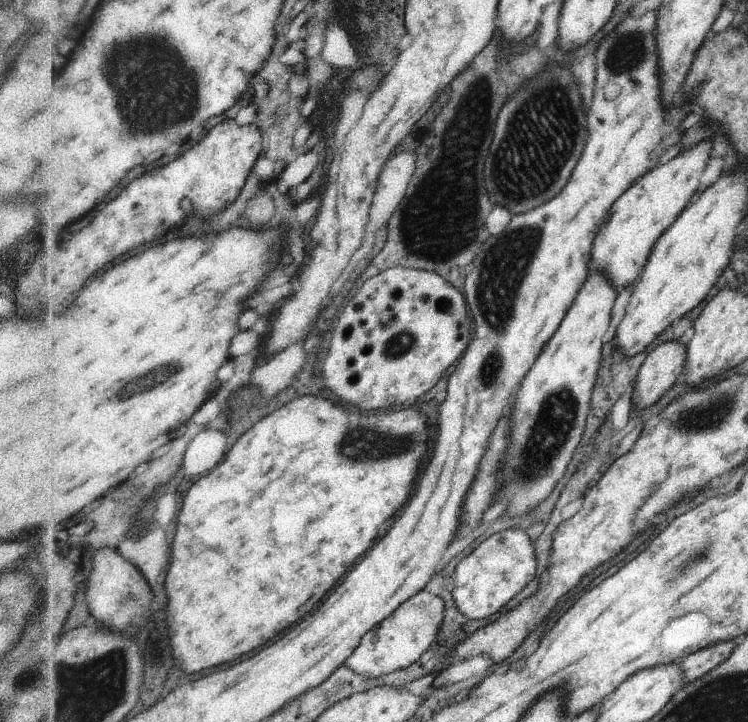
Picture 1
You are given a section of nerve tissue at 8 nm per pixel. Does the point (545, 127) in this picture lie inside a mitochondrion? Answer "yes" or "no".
yes

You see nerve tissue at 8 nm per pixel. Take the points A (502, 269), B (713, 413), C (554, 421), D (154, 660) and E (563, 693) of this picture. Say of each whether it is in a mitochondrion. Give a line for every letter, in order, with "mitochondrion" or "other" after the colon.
A: mitochondrion
B: mitochondrion
C: mitochondrion
D: other
E: other

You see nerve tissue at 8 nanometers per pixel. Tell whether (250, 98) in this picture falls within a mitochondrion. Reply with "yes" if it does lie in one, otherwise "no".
no

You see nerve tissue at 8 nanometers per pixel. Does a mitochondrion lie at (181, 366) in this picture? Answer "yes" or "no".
yes

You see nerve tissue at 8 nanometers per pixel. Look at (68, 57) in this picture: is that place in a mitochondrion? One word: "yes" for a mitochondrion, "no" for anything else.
no

